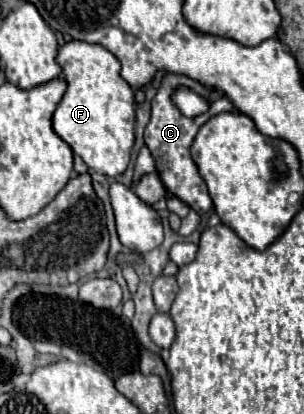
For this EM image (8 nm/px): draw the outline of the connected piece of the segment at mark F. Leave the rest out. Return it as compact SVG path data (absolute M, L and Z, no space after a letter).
M71 40L59 48L57 64L63 68L67 90L53 114L53 130L87 166L105 176L119 176L129 164L135 142L133 90L119 74L119 60L99 44Z

